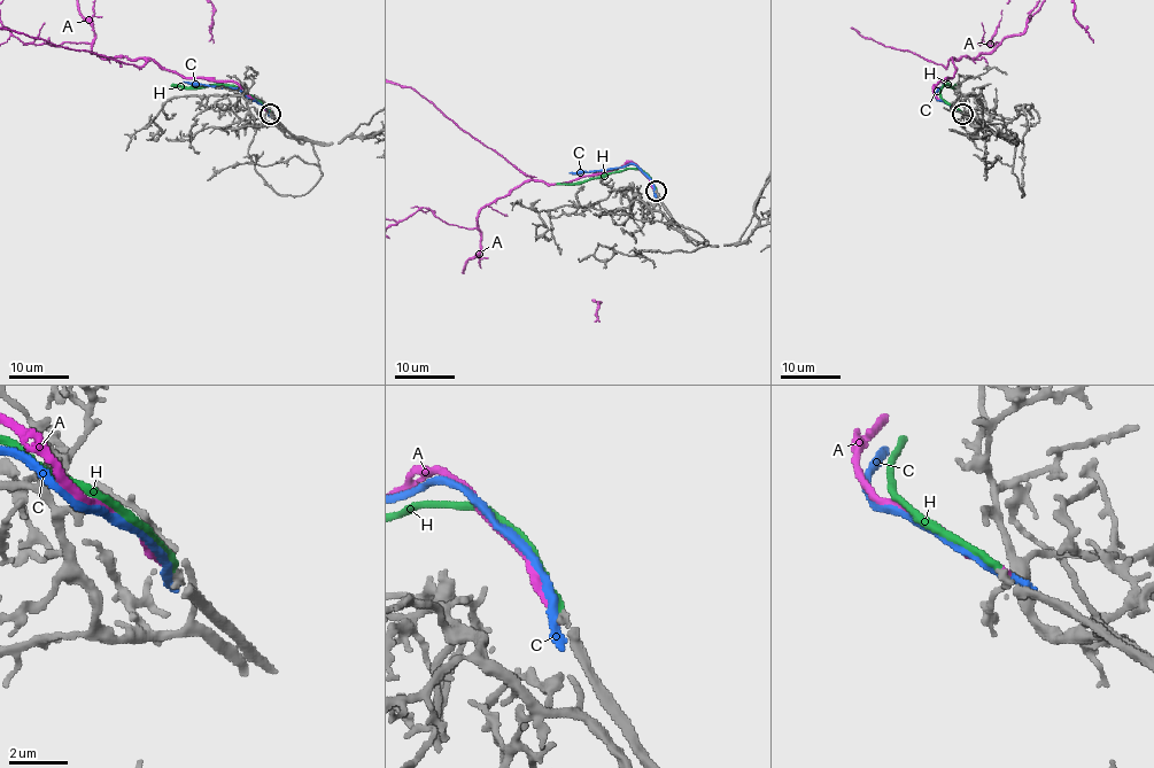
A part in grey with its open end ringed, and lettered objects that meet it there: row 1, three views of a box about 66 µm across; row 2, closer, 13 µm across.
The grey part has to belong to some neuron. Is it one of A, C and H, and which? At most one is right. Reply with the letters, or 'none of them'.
none of them

